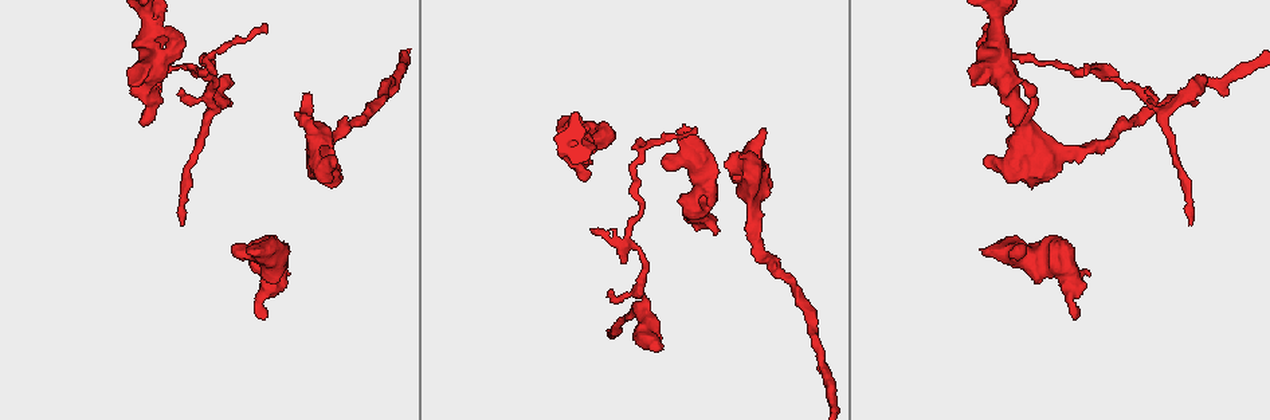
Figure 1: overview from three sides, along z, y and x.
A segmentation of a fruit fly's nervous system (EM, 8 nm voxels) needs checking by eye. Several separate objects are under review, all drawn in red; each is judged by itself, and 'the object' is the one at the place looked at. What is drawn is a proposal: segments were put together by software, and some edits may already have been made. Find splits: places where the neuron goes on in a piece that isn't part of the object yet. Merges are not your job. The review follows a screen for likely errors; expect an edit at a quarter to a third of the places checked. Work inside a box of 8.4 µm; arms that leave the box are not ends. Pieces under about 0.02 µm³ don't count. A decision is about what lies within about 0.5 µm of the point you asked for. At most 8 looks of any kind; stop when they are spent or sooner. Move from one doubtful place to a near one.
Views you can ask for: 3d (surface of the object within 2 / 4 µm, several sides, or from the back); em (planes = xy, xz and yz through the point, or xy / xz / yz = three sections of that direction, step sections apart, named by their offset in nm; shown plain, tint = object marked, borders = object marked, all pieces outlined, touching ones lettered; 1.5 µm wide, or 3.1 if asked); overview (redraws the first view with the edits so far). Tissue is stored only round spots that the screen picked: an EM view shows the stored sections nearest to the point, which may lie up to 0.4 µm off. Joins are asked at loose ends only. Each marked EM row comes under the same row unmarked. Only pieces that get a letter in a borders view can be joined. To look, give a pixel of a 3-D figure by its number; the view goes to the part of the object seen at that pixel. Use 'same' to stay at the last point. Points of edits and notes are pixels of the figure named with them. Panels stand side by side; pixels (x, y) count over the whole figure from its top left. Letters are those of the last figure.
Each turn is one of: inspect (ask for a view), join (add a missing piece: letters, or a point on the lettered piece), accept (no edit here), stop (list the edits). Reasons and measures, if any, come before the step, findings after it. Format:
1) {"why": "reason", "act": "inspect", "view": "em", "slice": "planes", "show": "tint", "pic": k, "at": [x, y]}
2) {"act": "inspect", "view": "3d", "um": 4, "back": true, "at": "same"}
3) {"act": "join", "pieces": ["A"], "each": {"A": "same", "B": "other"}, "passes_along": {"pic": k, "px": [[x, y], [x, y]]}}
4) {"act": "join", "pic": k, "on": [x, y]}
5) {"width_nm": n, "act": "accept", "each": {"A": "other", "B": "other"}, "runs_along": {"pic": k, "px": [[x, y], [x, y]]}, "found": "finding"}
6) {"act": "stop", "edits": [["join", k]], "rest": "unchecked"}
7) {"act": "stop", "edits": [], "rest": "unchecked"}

{"why": "an open end", "act": "inspect", "view": "em", "slice": "xz", "step": 8, "show": "borders", "pic": 1, "at": [262, 320]}

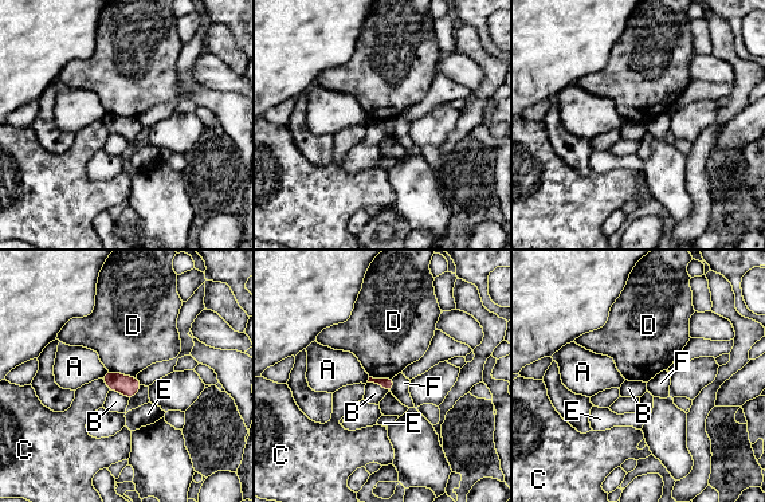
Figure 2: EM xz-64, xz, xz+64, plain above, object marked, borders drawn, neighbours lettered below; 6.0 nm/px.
{"act": "accept", "each": {"A": "other", "B": "other", "C": "other", "D": "other", "E": "other", "F": "other"}, "found": "no lettered piece goes on from it"}

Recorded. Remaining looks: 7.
{"why": "stops while still wide", "act": "inspect", "view": "3d", "um": 2, "pic": 1, "at": [979, 250]}

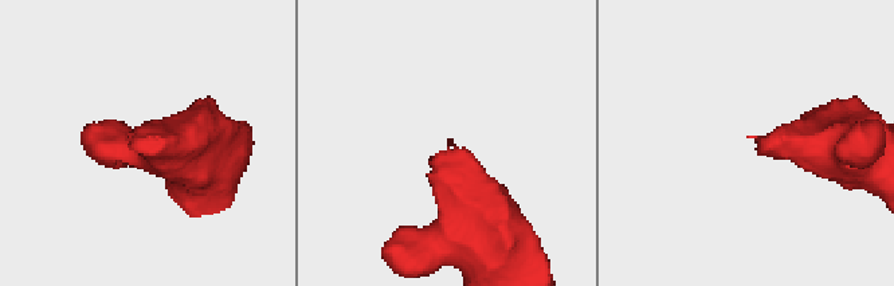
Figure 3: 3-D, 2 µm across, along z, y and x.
{"act": "inspect", "view": "em", "slice": "planes", "show": "borders", "pic": 3, "at": [755, 137]}

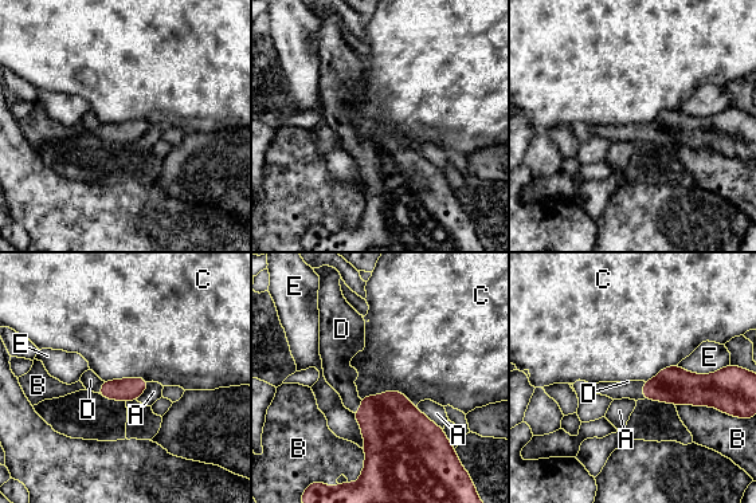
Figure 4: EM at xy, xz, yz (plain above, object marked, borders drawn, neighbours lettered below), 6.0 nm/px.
{"act": "join", "pieces": ["D"], "each": {"A": "other", "B": "other", "C": "other", "D": "same", "E": "other"}, "passes_along": {"pic": 4, "px": [[396, 432], [363, 408], [339, 374]]}, "found": "it goes on there"}

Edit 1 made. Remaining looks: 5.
{"act": "inspect", "view": "overview"}

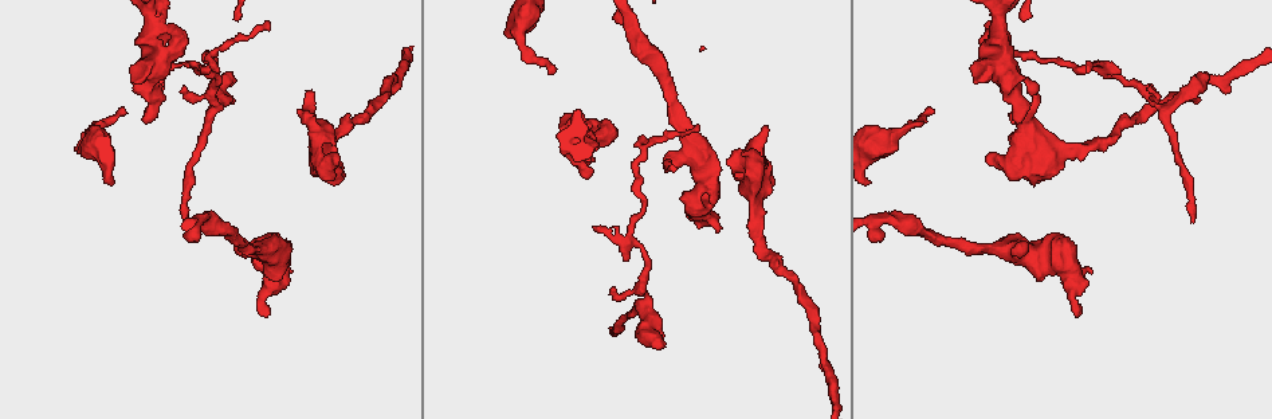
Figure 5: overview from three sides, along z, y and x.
{"why": "tapers out", "act": "inspect", "view": "em", "slice": "yz", "step": 8, "show": "tint", "pic": 5, "at": [183, 215]}

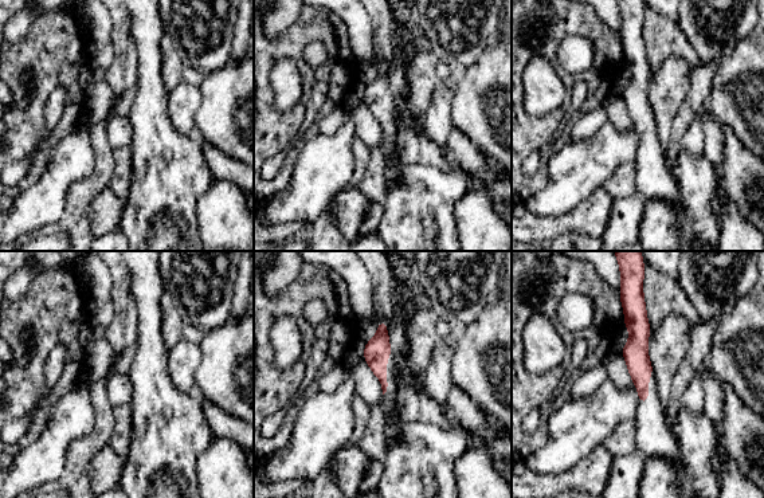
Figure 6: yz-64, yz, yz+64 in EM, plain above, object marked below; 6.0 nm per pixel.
{"why": "another direction", "act": "inspect", "view": "em", "slice": "planes", "show": "borders", "at": "same"}

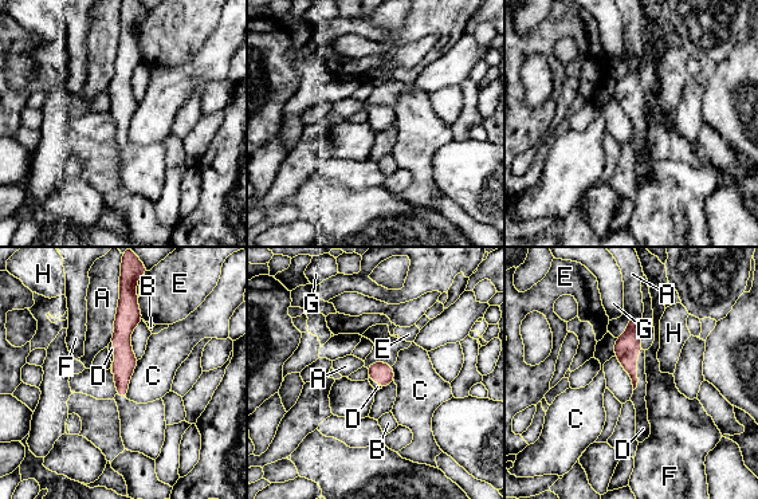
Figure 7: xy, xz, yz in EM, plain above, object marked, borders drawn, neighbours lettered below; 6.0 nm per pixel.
{"longest_contact_nm": ["A", 360], "act": "join", "pieces": ["D"], "each": {"A": "other", "B": "other", "C": "other", "D": "same", "E": "other", "F": "other", "G": "other", "H": "other"}, "passes_along": {"pic": 7, "px": [[628, 345], [636, 369], [639, 395]]}, "found": "it goes on there"}

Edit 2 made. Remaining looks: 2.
{"act": "stop", "edits": [["join", 4], ["join", 7]], "rest": "unchecked"}

